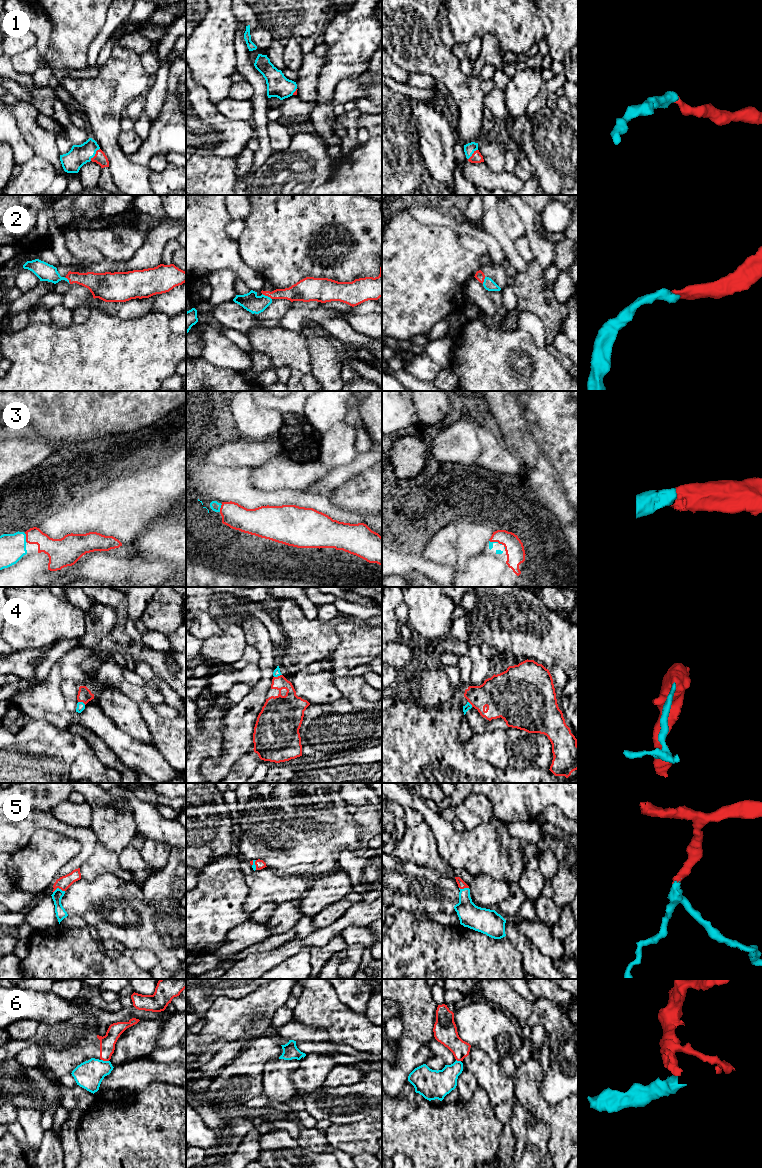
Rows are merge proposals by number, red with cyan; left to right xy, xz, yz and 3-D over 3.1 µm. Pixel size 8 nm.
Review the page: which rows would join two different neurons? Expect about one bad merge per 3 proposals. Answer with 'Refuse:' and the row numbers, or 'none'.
Refuse: 6

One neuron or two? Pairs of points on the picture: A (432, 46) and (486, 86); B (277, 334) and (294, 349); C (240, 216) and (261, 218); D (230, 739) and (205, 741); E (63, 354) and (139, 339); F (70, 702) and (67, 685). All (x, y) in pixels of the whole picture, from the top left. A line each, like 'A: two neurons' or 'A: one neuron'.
A: two neurons
B: one neuron
C: two neurons
D: two neurons
E: one neuron
F: one neuron

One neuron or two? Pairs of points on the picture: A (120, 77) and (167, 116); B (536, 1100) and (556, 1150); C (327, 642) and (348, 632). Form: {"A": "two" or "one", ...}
{"A": "two", "B": "one", "C": "two"}

